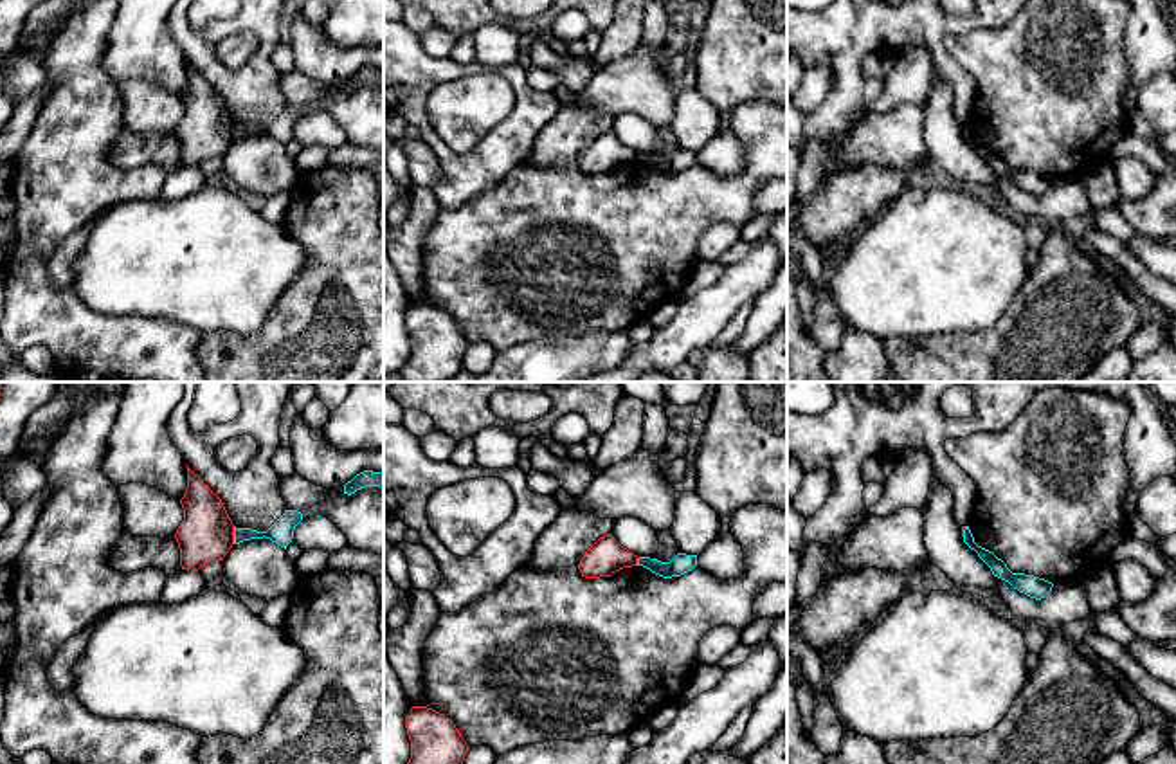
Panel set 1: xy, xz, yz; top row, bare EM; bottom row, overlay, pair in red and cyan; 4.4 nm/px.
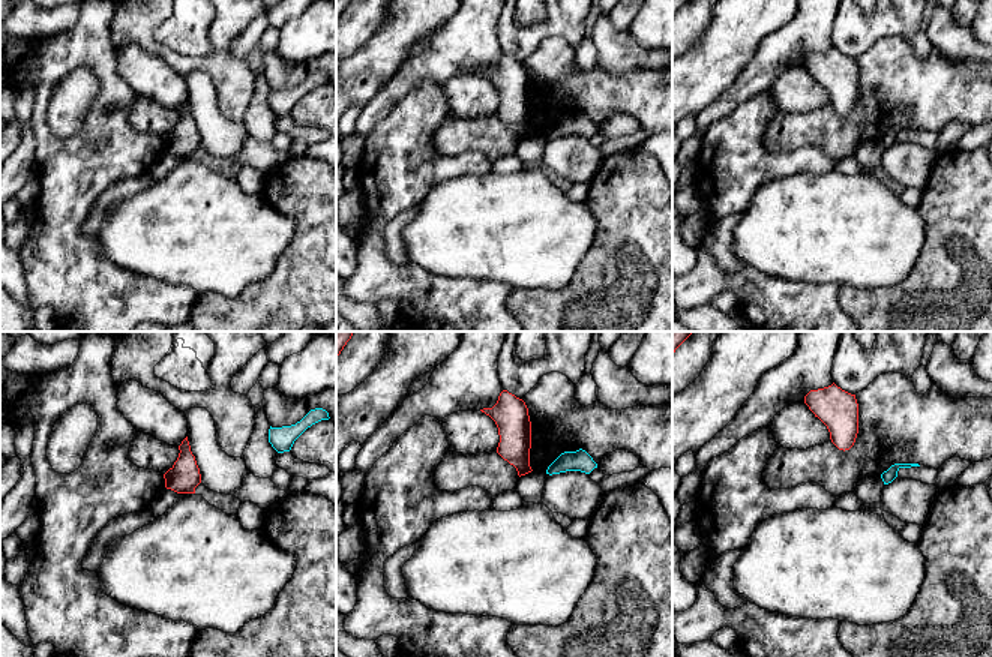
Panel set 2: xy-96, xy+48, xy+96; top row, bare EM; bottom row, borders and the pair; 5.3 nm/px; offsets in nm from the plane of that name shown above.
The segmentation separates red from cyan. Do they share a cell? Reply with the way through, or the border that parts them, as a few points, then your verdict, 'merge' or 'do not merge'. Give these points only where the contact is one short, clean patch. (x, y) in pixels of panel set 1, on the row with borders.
border xy (233, 527), (235, 543); do not merge

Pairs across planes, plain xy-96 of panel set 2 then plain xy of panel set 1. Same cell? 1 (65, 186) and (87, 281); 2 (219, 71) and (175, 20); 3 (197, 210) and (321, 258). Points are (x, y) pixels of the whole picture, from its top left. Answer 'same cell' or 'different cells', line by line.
1: different cells
2: same cell
3: different cells

